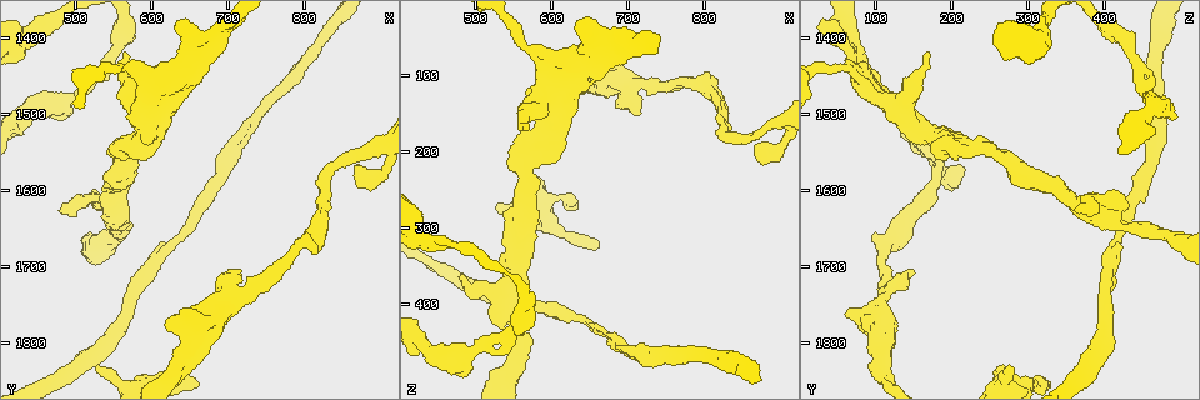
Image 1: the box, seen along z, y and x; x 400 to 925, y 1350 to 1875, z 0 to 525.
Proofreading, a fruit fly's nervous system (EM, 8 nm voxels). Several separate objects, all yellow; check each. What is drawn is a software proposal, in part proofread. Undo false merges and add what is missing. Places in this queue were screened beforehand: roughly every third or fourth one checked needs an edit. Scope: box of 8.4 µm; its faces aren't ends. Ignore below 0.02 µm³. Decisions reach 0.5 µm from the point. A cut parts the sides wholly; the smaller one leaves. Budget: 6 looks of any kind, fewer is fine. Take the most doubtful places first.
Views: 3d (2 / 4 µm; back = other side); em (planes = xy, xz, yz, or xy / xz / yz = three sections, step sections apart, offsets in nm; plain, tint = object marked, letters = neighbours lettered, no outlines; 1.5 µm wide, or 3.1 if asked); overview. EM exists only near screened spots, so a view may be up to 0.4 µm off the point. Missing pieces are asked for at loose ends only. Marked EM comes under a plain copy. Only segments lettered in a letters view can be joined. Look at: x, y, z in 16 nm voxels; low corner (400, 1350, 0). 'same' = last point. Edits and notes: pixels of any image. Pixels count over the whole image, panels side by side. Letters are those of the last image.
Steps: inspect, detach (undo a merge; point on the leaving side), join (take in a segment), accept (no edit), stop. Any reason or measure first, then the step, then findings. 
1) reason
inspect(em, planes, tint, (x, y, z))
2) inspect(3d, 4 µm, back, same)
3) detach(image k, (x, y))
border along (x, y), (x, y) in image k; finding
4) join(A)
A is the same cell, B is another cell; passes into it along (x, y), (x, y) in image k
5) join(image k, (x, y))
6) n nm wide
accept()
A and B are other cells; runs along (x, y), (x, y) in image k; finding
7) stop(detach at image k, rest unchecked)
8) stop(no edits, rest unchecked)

an open end
inspect(3d, 4 µm, (525, 1835, 270))

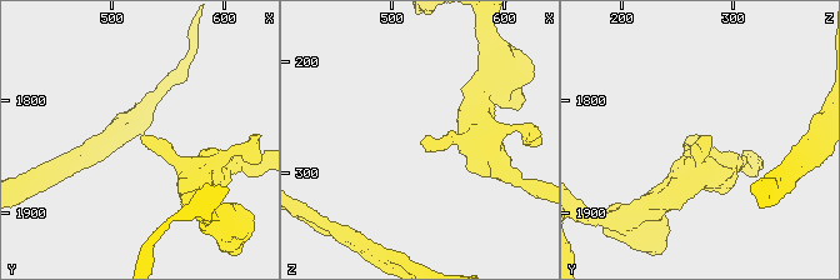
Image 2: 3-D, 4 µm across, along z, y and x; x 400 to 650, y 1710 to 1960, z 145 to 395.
shape alone is not enough
inspect(em, planes, letters, (526, 1834, 270))

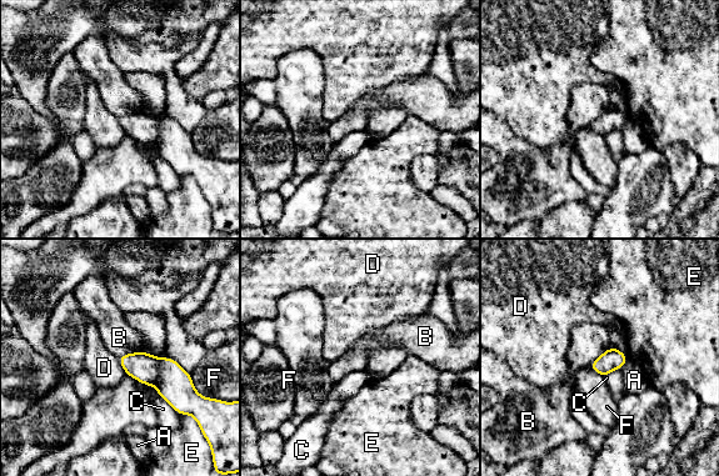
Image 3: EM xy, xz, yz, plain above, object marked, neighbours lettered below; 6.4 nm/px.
140 nm wide; F touches over 260 nm
accept()
A, B, C, D, E and F are other cells; none of them fits

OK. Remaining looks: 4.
an open end
inspect(em, planes, letters, (535, 1460, 470))

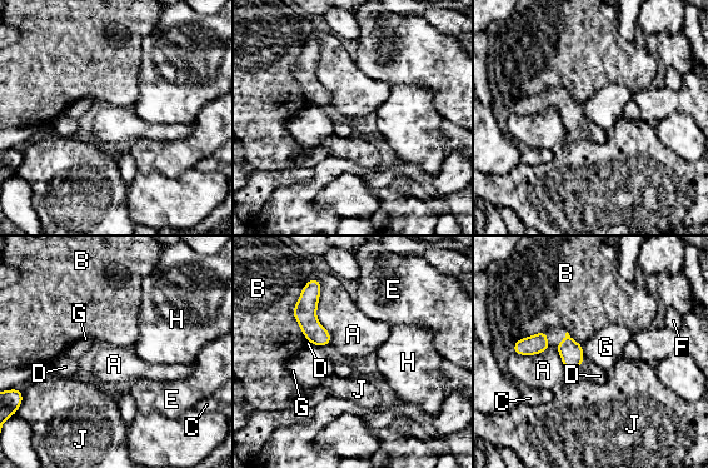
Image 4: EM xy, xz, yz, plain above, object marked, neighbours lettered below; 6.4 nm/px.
accept()
A, B, C, D, E, F, G, H and J are other cells; border along (314, 278), (330, 343) in image 4; none of them fits

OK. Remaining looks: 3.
sudden change in width
inspect(em, yz, step 8, tint, (715, 1740, 110))

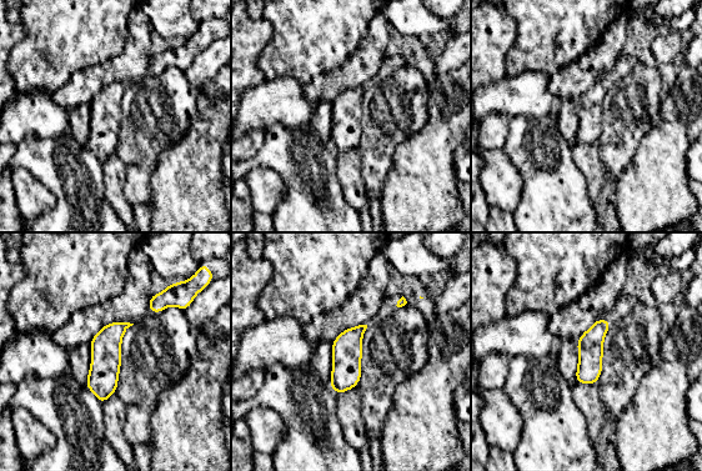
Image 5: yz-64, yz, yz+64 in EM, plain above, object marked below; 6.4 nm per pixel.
cut it another way
inspect(em, planes, letters, same)

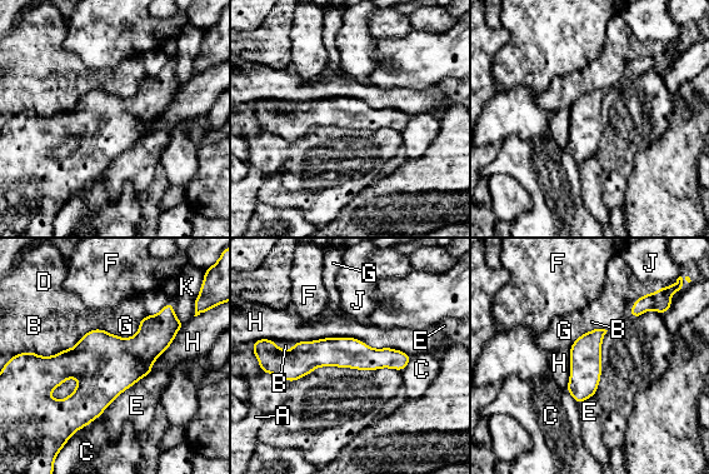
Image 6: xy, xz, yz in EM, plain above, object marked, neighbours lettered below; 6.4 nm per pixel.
190 nm wide
accept()
A, B, C, D, E, F, G, H, J and K are other cells; border along (295, 340), (358, 338), (410, 355) in image 6; one cell here

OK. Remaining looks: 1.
stop(no edits, rest unchecked)

